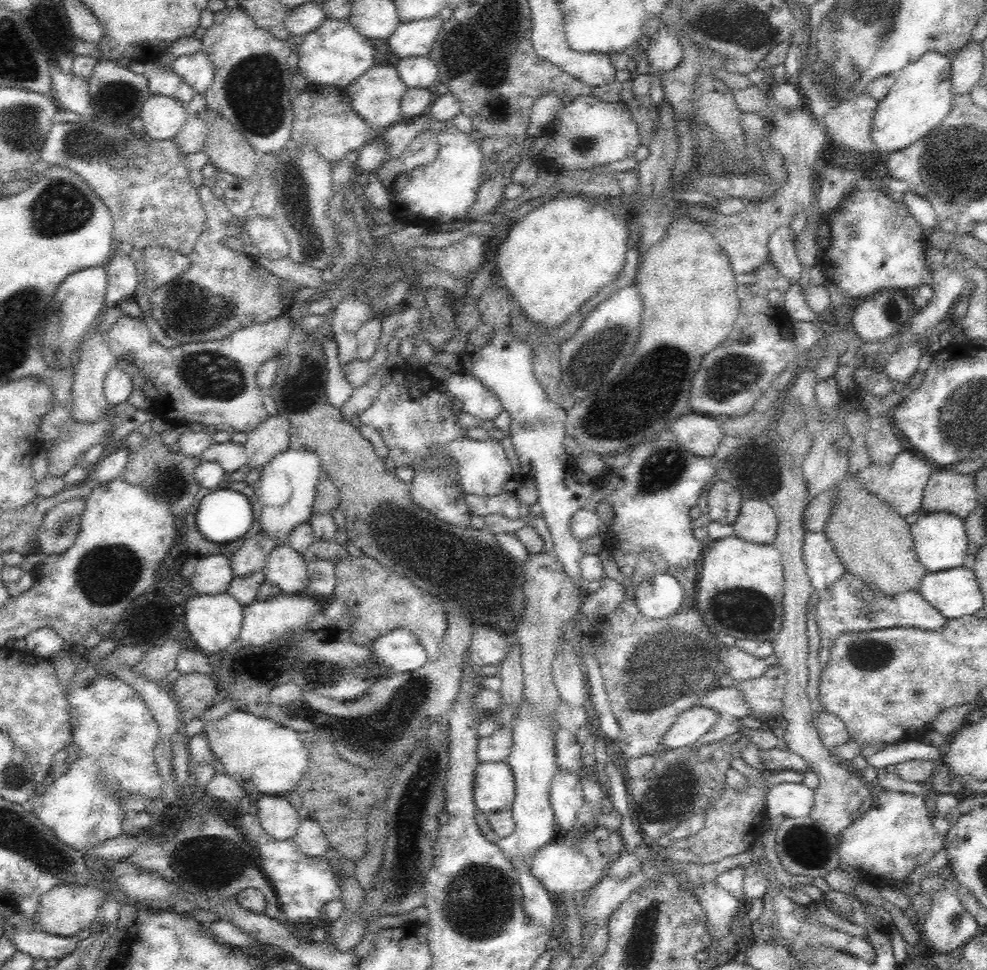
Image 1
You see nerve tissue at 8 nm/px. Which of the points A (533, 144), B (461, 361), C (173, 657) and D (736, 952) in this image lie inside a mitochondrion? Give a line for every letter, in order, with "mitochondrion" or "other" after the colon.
A: other
B: other
C: other
D: other

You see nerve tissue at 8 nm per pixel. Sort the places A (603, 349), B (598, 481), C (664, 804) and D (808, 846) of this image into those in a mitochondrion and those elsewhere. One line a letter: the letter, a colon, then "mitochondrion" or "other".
A: mitochondrion
B: other
C: mitochondrion
D: mitochondrion

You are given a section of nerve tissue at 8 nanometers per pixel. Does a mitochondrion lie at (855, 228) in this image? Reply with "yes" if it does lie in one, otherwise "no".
yes

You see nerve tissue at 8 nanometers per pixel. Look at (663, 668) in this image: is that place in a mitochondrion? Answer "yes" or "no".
yes

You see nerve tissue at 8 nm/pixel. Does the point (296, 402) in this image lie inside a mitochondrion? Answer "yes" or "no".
no

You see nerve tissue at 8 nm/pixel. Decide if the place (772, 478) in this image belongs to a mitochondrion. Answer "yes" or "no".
no

